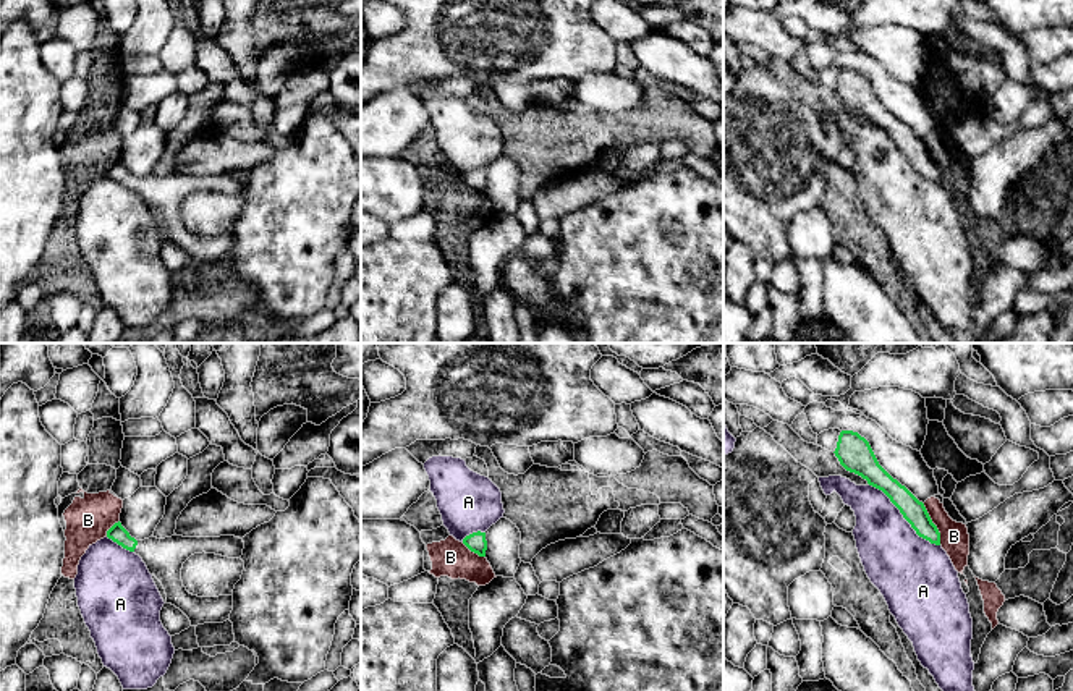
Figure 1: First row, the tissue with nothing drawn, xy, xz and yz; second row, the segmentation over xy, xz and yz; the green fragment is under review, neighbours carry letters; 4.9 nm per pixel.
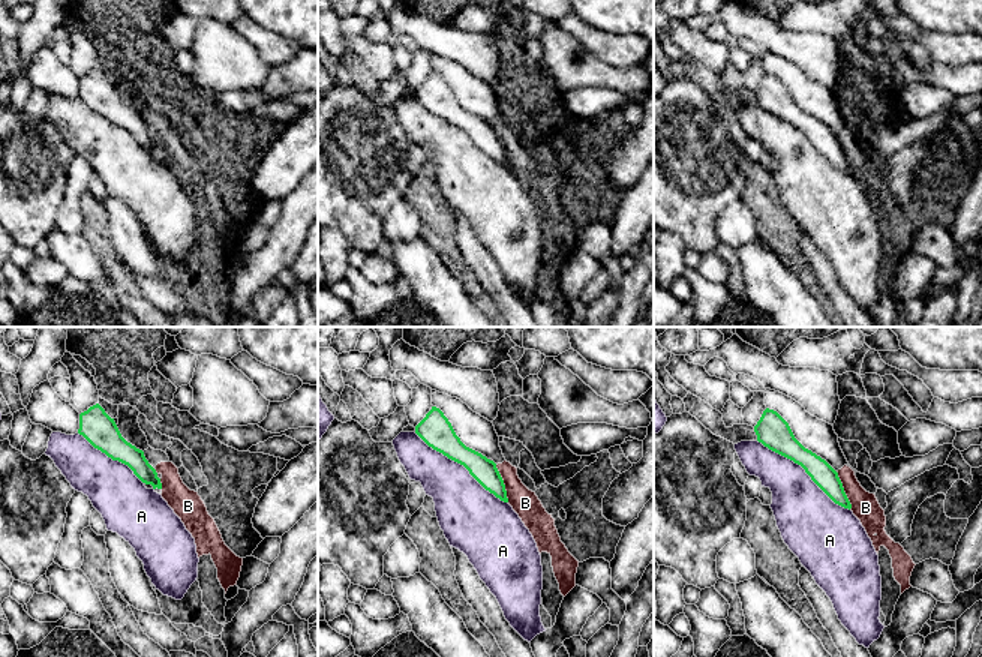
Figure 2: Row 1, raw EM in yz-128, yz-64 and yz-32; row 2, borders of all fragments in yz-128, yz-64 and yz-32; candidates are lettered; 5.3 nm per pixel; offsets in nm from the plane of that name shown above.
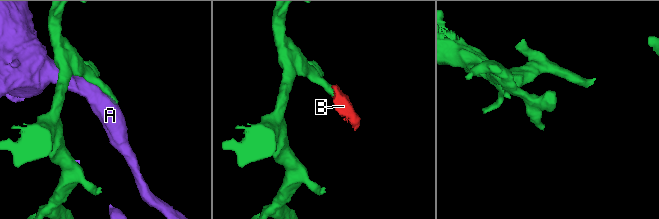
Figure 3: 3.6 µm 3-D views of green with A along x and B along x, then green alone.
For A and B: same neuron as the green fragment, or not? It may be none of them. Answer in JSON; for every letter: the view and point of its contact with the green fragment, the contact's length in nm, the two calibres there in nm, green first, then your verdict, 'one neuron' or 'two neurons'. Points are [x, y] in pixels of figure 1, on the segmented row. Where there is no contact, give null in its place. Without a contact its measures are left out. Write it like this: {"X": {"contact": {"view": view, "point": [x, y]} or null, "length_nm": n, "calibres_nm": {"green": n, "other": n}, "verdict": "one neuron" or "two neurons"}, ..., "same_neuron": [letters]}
{"A": {"contact": {"view": "yz", "point": [903, 517]}, "length_nm": 460, "calibres_nm": {"green": 120, "other": 340}, "verdict": "two neurons"}, "B": {"contact": {"view": "yz", "point": [934, 525]}, "length_nm": 220, "calibres_nm": {"green": 120, "other": 140}, "verdict": "two neurons"}, "same_neuron": []}

